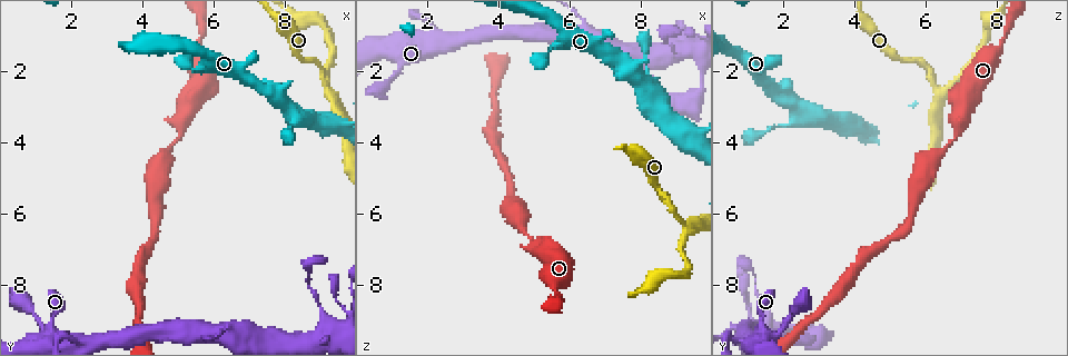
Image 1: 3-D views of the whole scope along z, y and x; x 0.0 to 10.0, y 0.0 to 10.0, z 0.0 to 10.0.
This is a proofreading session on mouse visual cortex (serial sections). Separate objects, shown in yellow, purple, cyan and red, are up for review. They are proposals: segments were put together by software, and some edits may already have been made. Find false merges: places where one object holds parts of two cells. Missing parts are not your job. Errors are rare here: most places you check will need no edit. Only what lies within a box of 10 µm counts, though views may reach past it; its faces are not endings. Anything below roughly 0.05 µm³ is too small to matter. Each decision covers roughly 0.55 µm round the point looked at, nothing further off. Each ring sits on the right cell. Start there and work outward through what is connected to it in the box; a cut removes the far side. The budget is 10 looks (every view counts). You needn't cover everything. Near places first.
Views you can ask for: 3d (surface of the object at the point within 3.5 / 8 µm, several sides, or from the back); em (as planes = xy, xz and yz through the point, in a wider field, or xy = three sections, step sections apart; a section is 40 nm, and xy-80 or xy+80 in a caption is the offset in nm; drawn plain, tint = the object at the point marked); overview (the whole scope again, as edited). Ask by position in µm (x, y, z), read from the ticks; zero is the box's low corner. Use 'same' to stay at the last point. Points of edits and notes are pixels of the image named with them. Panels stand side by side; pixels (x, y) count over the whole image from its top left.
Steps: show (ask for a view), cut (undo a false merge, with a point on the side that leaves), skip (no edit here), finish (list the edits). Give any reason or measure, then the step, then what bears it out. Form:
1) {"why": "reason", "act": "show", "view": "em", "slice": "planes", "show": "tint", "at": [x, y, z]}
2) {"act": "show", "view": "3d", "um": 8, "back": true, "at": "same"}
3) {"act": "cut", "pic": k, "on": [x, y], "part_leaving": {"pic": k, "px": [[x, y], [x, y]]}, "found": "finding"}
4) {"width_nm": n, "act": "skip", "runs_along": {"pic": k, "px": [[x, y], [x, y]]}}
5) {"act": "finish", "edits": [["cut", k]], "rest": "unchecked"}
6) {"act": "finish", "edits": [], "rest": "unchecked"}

{"why": "thin neck", "act": "show", "view": "3d", "um": 8, "at": [8.25, 3.50, 1.75]}

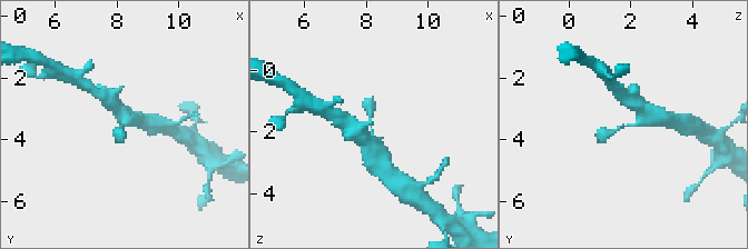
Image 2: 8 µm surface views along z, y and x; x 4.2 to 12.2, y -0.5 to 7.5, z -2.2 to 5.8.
{"why": "zoom in", "act": "show", "view": "3d", "um": 3.5, "at": "same"}

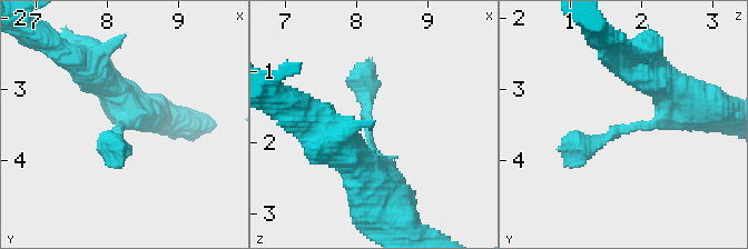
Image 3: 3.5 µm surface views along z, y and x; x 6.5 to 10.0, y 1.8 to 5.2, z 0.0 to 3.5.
{"why": "shape alone is not enough", "act": "show", "view": "em", "slice": "xy", "step": 1, "show": "tint", "at": [8.20, 3.55, 1.75]}

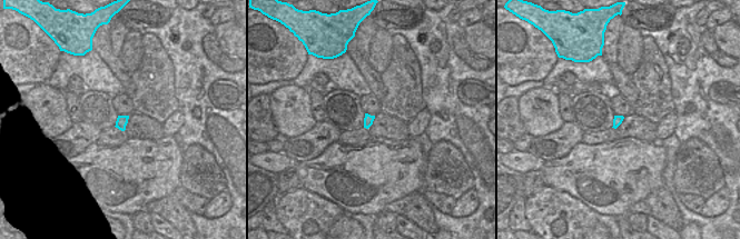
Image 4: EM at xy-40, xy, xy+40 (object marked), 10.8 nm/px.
{"act": "skip", "runs_along": {"pic": 3, "px": [[679, 99], [659, 122], [622, 126], [571, 163]]}, "found": "continuous, no second cell"}

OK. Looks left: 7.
{"why": "calibre changes", "act": "show", "view": "3d", "um": 3.5, "at": [5.10, 3.45, 6.95]}

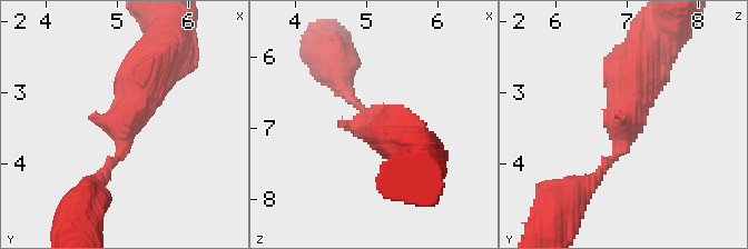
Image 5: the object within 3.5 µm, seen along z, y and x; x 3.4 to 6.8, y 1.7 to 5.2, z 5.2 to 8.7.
{"why": "shape alone is not enough", "act": "show", "view": "em", "slice": "xy", "step": 1, "show": "tint", "at": [5.15, 3.35, 6.95]}

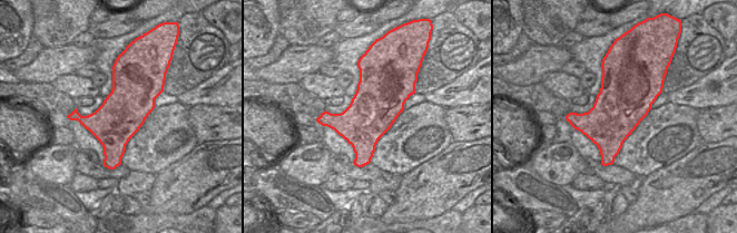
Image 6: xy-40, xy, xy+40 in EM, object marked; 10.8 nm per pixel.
{"arm_widths_nm": [100, 700], "act": "skip", "runs_along": {"pic": 5, "px": [[159, 58], [98, 181]]}, "found": "continuous, no second cell"}

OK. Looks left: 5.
{"why": "arms part here", "act": "show", "view": "3d", "um": 3.5, "back": true, "at": [9.30, 2.60, 6.45]}

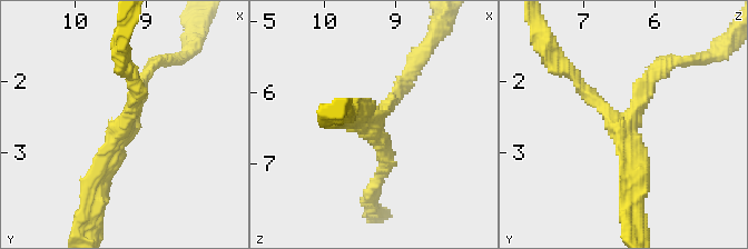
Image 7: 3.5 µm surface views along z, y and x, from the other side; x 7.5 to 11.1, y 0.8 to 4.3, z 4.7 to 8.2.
{"arms": 3, "arm_widths_nm": [200, 200, 250], "act": "show", "view": "em", "slice": "xy", "step": 1, "show": "tint", "at": [9.30, 2.60, 6.45]}

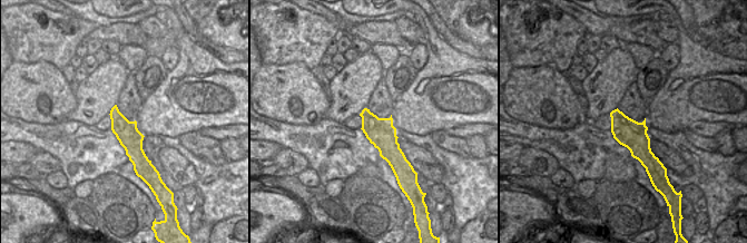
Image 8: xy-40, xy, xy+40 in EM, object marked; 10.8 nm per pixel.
{"act": "show", "view": "em", "slice": "xy", "step": 3, "show": "tint", "at": "same"}

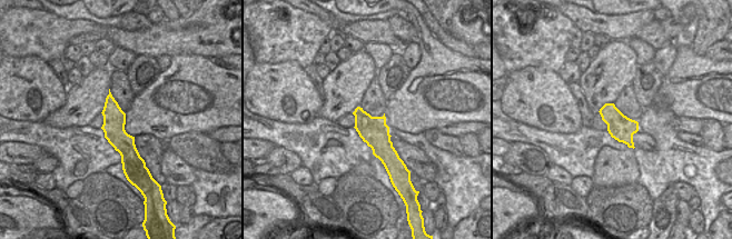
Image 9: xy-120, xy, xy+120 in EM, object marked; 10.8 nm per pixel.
{"act": "cut", "pic": 7, "on": [389, 159], "part_leaving": {"pic": 7, "px": [[374, 125], [389, 165], [371, 199]]}, "found": "a second cell is stuck on"}

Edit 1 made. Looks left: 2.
{"why": "thick turns thin", "act": "show", "view": "3d", "um": 8, "at": [6.45, 9.25, 0.85]}

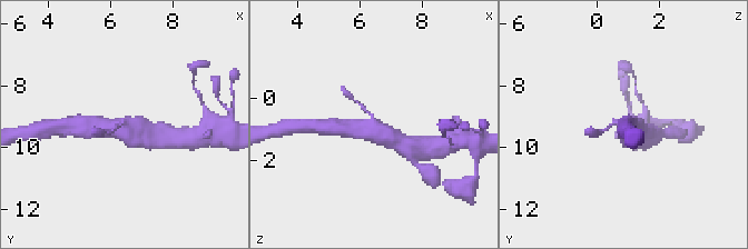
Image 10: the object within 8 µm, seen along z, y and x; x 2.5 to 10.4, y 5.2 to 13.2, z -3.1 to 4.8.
{"why": "zoom in", "act": "show", "view": "3d", "um": 3.5, "at": "same"}

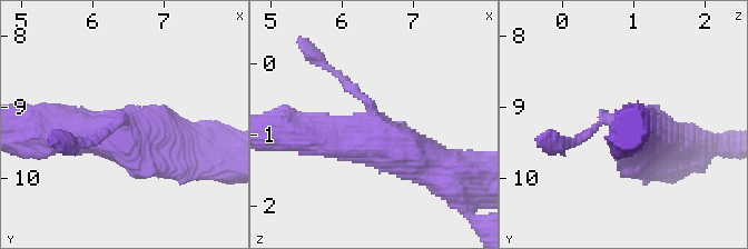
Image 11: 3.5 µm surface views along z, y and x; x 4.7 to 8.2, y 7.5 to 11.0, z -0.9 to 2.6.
{"act": "skip", "runs_along": {"pic": 11, "px": [[282, 133], [357, 136], [425, 161]]}, "found": "one cell here"}

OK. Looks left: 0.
{"act": "finish", "edits": [["cut", 7]], "rest": "unchecked"}

